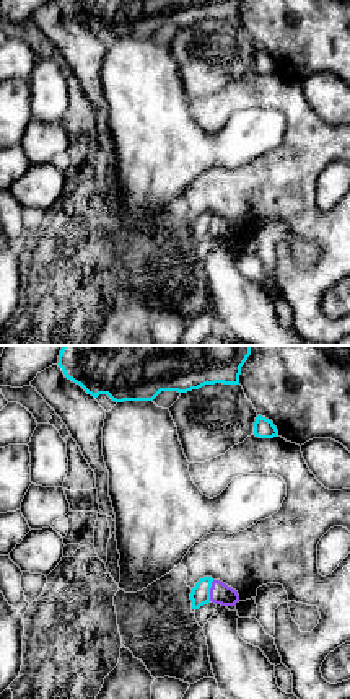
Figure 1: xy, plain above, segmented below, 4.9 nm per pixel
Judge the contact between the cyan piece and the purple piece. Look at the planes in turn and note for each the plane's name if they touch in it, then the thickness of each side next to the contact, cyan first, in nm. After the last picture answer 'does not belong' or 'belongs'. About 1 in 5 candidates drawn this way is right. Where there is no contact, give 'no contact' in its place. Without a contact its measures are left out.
contact in xy; calibres 100 and 110 nm

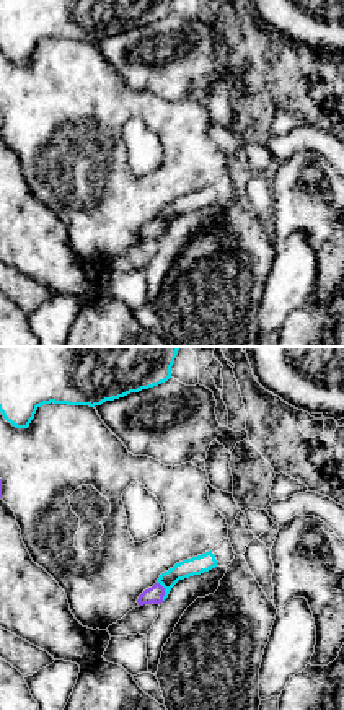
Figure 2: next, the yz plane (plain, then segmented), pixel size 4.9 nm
contact in yz; calibres 90 and 80 nm

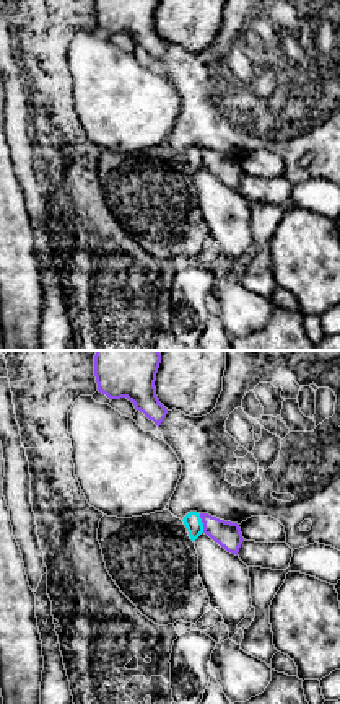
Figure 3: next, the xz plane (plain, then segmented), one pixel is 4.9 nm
contact in xz; calibres 90 and 130 nm

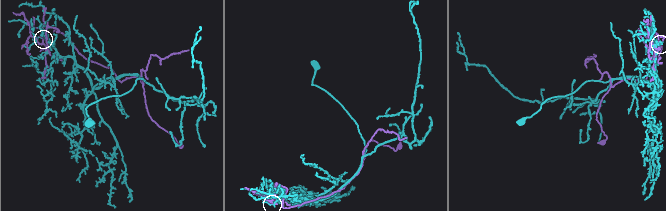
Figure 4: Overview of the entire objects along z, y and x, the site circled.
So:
does not belong

